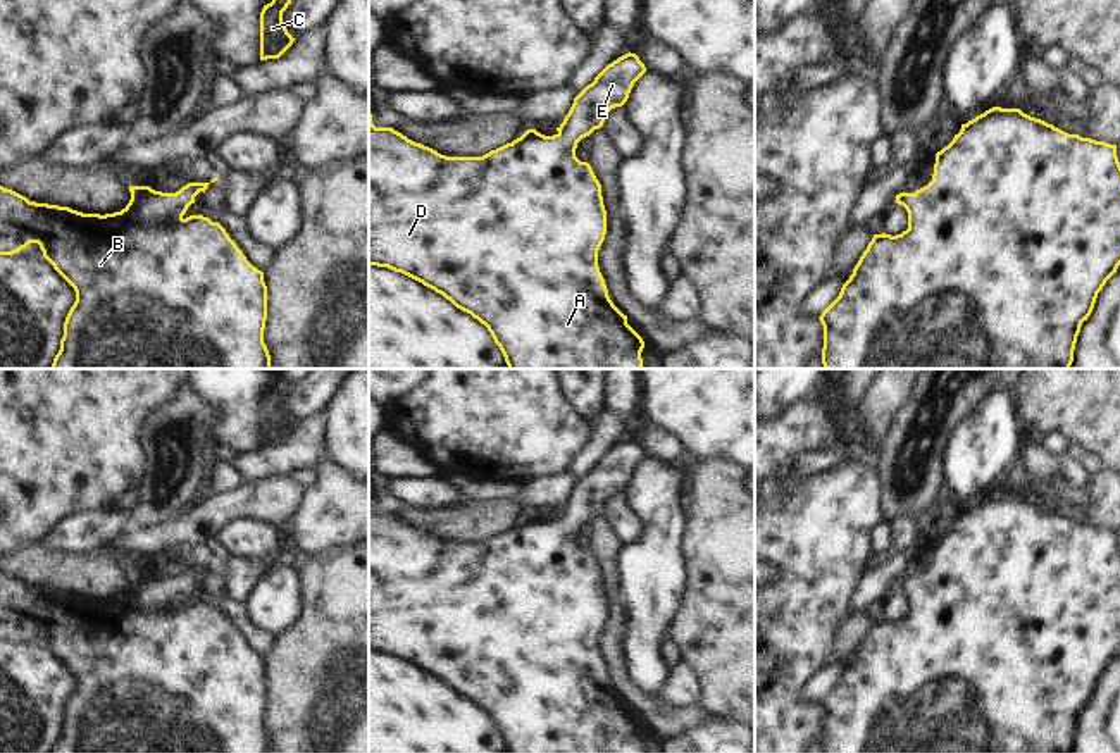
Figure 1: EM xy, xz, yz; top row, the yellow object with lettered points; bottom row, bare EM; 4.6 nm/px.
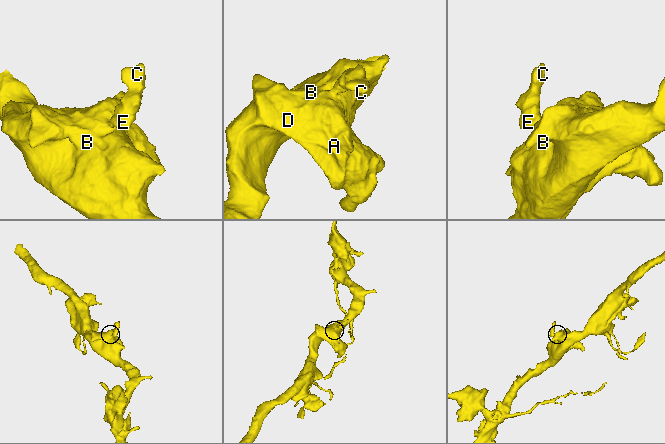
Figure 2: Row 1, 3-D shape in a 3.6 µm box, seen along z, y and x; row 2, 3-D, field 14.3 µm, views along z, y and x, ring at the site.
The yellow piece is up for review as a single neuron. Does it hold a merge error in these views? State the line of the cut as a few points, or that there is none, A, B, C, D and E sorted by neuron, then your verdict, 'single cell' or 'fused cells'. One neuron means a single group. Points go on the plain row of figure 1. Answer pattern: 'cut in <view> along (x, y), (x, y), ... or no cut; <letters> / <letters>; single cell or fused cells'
no cut; A B C D E; single cell

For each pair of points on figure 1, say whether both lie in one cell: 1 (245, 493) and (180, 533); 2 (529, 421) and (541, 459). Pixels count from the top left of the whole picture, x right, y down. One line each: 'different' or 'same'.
1: same
2: same

